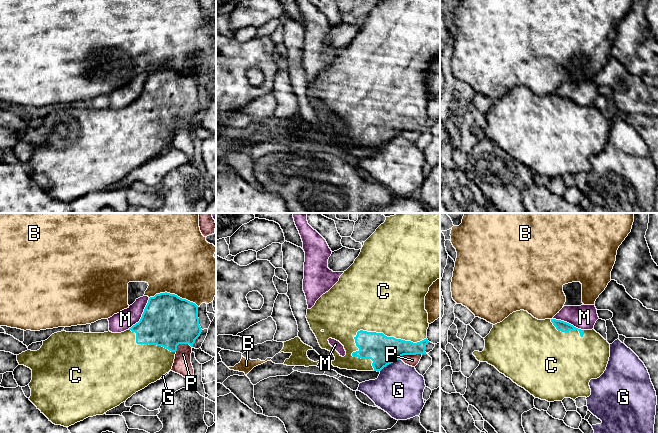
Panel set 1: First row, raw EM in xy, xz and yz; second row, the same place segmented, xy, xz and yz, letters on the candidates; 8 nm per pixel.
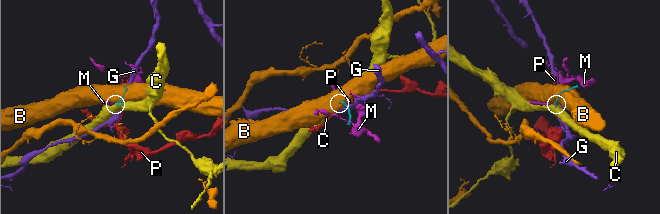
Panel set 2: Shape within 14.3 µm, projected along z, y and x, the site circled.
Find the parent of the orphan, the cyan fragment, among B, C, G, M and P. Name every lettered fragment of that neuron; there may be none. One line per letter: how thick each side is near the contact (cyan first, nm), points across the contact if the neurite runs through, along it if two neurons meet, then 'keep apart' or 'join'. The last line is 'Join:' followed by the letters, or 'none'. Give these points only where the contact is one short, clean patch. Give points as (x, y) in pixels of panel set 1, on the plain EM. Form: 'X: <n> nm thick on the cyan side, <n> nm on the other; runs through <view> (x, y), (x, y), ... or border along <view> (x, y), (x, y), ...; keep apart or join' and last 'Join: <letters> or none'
B: 420 nm thick on the cyan side, 500 nm on the other; keep apart
C: 240 nm thick on the cyan side, 500 nm on the other; join
G: 240 nm thick on the cyan side, 400 nm on the other; keep apart
M: 420 nm thick on the cyan side, 160 nm on the other; keep apart
P: 240 nm thick on the cyan side, 100 nm on the other; keep apart
Join: C

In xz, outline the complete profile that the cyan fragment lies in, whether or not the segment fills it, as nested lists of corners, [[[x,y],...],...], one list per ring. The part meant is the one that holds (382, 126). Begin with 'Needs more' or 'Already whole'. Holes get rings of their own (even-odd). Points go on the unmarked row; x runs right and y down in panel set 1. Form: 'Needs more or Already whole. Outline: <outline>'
Needs more. Outline: [[[381,0],[376,7],[364,18],[359,32],[354,39],[340,52],[339,57],[323,70],[311,85],[307,85],[307,97],[315,110],[322,125],[330,127],[335,136],[331,137],[334,143],[357,147],[381,147],[387,141],[400,136],[403,131],[425,130],[427,115],[428,89],[425,86],[425,72],[429,63],[440,54],[440,0]],[[328,115],[339,117],[346,127],[342,133],[330,120]]]

